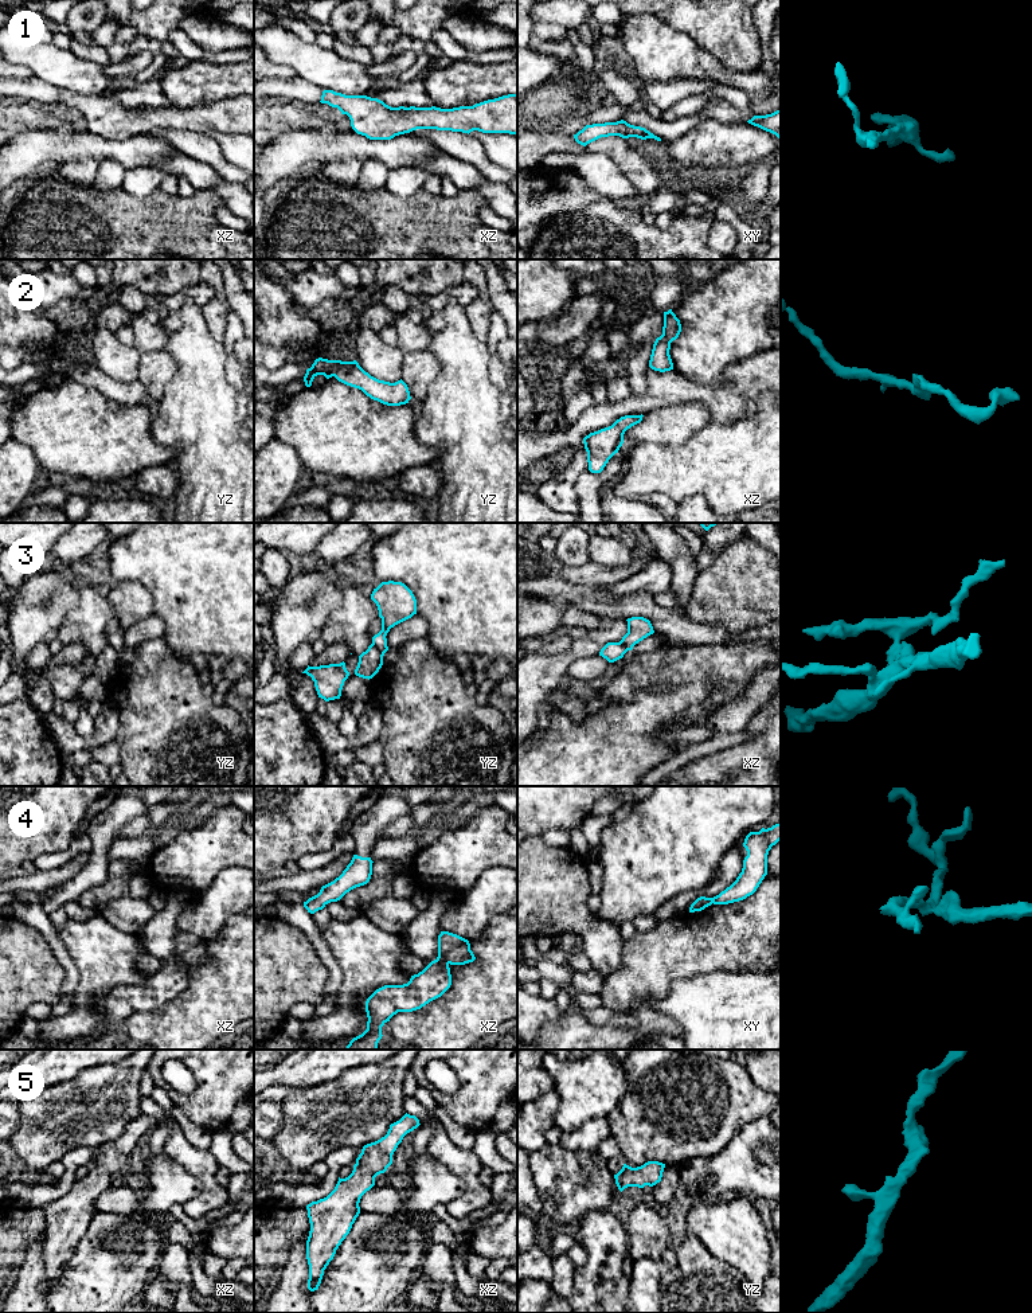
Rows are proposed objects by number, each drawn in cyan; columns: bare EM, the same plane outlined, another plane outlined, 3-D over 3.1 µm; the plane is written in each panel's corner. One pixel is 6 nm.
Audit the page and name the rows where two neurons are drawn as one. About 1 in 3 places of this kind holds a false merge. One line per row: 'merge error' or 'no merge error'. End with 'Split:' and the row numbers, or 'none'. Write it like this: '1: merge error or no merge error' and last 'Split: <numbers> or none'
1: no merge error
2: no merge error
3: merge error
4: merge error
5: no merge error
Split: 3, 4

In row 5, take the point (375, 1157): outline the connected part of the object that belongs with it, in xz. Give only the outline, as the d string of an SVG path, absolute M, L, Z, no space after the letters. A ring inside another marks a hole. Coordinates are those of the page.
M404 1114L380 1140L363 1146L352 1173L340 1179L324 1199L306 1205L310 1231L306 1240L308 1289L318 1289L324 1270L349 1234L360 1214L360 1199L375 1185L375 1177L392 1164L392 1154L403 1137L419 1126L415 1115Z

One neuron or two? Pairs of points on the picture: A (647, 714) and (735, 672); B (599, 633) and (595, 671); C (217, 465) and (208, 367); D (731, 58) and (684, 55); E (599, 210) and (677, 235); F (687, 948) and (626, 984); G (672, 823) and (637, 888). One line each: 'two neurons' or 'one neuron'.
A: two neurons
B: two neurons
C: one neuron
D: two neurons
E: one neuron
F: one neuron
G: one neuron

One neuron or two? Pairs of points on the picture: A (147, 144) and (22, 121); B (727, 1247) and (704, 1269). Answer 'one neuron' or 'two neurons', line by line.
A: two neurons
B: two neurons

